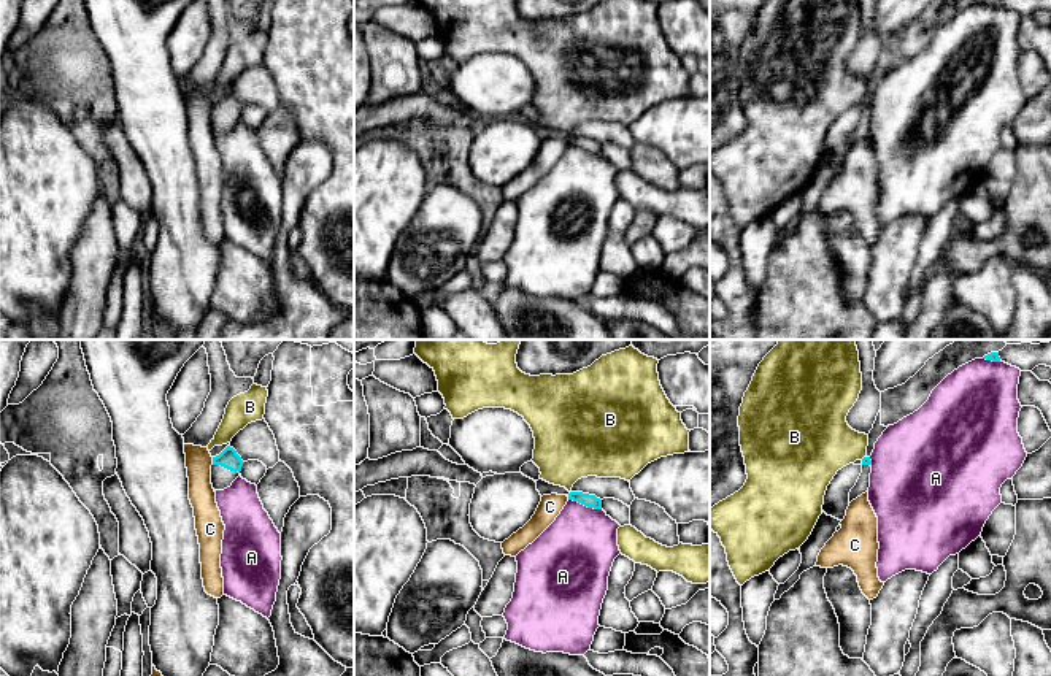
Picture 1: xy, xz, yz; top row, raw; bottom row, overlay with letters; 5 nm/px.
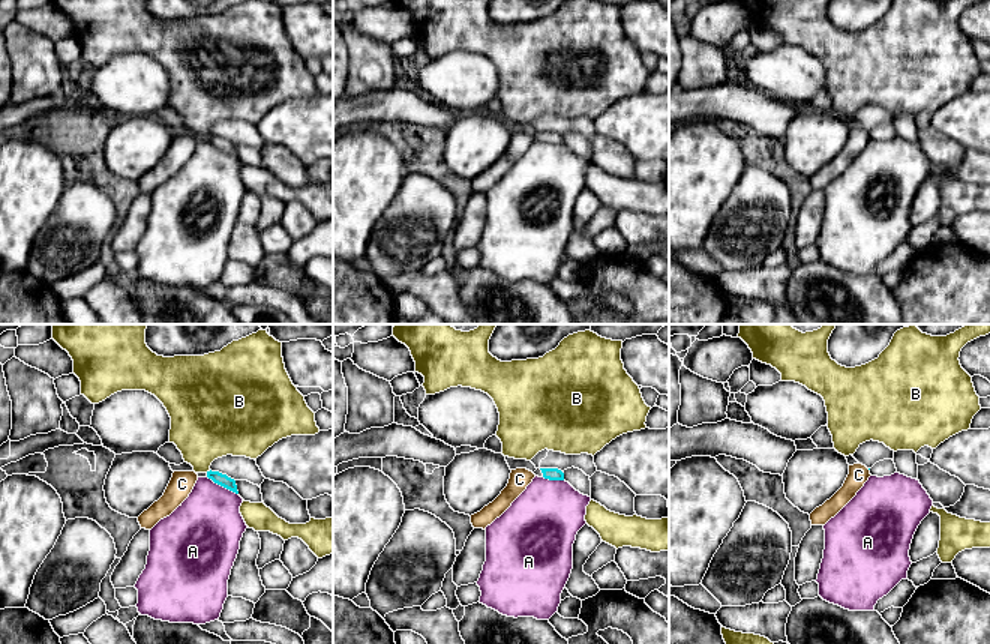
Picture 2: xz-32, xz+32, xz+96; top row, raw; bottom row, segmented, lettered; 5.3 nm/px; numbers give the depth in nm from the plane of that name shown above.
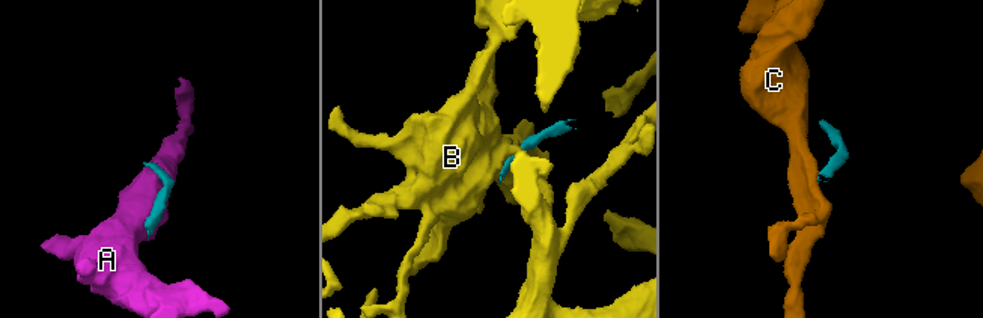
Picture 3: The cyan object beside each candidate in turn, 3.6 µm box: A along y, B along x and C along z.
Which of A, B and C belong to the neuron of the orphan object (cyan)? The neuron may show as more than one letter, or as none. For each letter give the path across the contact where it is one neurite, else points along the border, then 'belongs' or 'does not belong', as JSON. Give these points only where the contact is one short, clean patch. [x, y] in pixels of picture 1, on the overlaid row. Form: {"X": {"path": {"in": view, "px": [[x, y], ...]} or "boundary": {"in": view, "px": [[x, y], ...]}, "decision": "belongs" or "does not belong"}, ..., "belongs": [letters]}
{"A": {"decision": "does not belong"}, "B": {"boundary": {"in": "yz", "px": [[866, 456], [861, 459]]}, "decision": "does not belong"}, "C": {"boundary": {"in": "xy", "px": [[211, 457], [213, 464]]}, "decision": "does not belong"}, "belongs": []}

